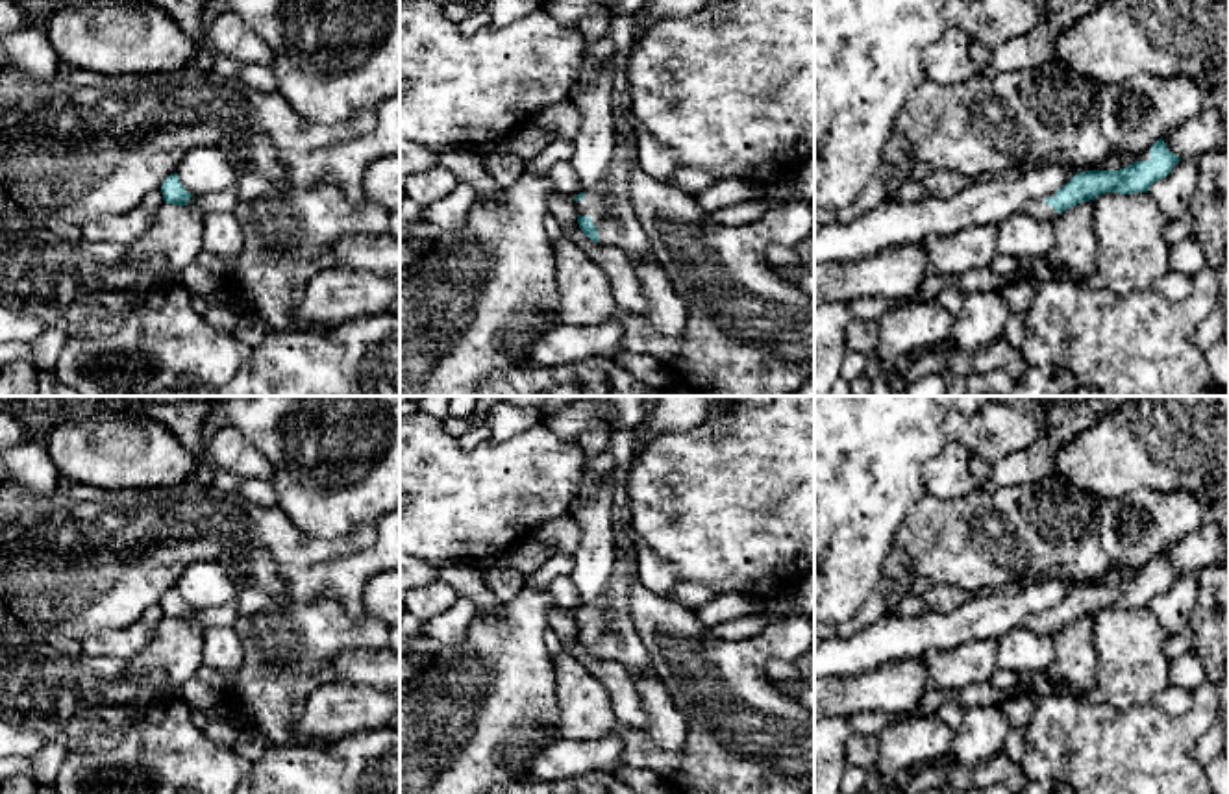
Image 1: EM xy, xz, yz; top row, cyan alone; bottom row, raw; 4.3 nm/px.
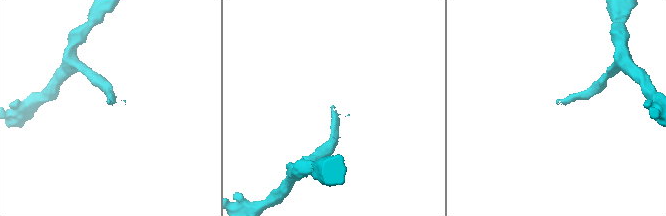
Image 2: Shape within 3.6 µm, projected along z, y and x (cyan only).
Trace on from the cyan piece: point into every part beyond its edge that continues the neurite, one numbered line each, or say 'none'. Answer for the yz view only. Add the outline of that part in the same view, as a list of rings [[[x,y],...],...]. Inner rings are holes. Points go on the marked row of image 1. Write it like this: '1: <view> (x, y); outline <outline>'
1: yz (1039, 210); outline [[[1046,198],[1027,202],[1020,211],[1037,220],[1053,220],[1057,217],[1057,211],[1046,204]]]

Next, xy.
1: xy (224, 200); outline [[[231,185],[218,192],[192,196],[187,202],[187,207],[198,209],[204,215],[209,215],[209,213],[230,213],[230,211],[233,211],[235,204],[237,204],[237,187]]]

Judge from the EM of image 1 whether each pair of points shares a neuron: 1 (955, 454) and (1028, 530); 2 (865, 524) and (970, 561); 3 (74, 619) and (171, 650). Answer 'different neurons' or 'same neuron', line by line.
1: different neurons
2: different neurons
3: different neurons

